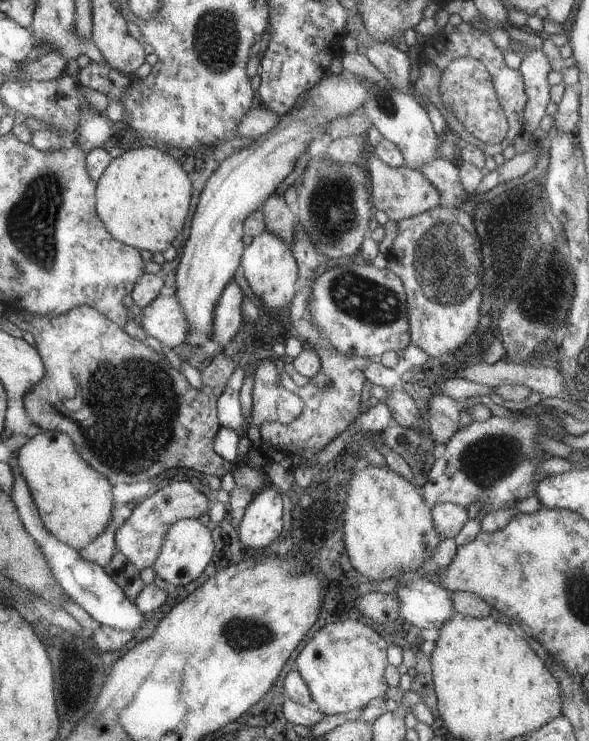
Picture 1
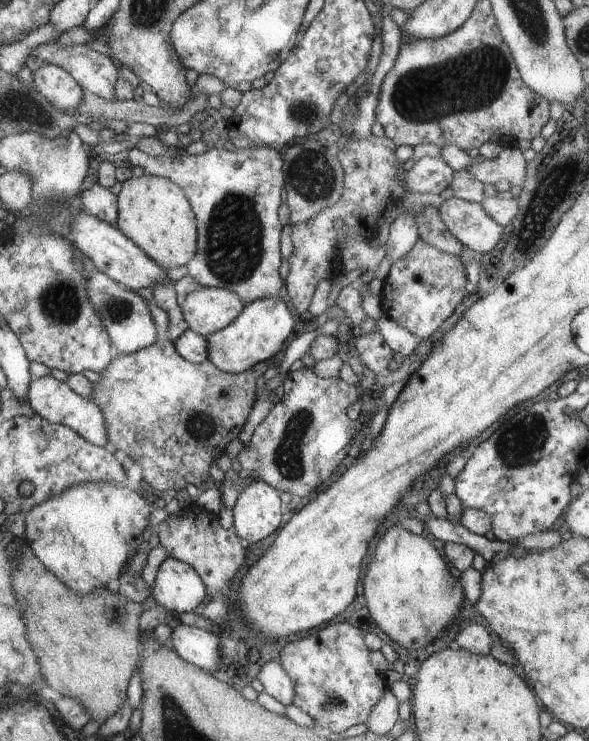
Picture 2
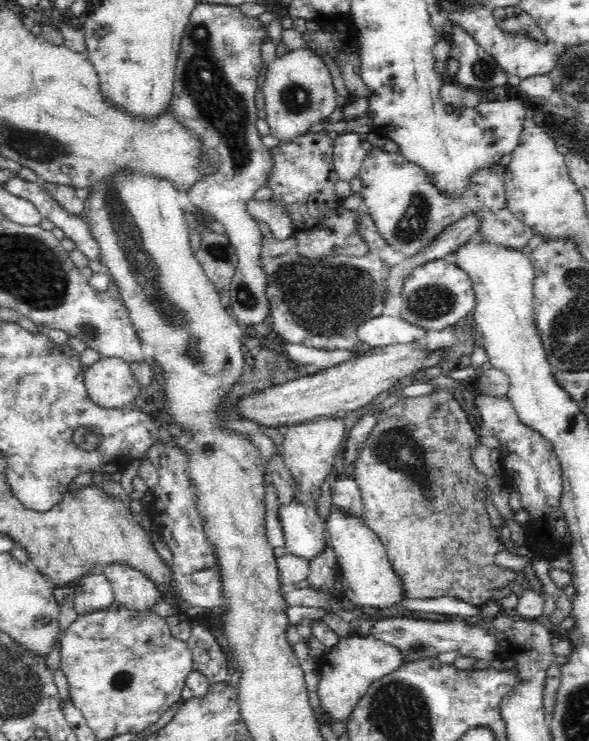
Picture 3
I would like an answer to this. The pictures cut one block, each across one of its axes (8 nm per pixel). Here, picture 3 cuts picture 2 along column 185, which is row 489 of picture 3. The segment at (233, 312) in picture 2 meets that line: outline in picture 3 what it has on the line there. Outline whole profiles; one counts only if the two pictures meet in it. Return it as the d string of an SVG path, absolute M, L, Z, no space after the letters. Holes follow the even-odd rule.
M333 414L313 417L309 421L299 422L287 428L280 454L296 481L295 486L298 486L298 494L294 495L295 500L306 504L308 500L316 500L321 495L320 485L326 482L326 477L332 473L334 463L340 456L344 438L344 420Z

